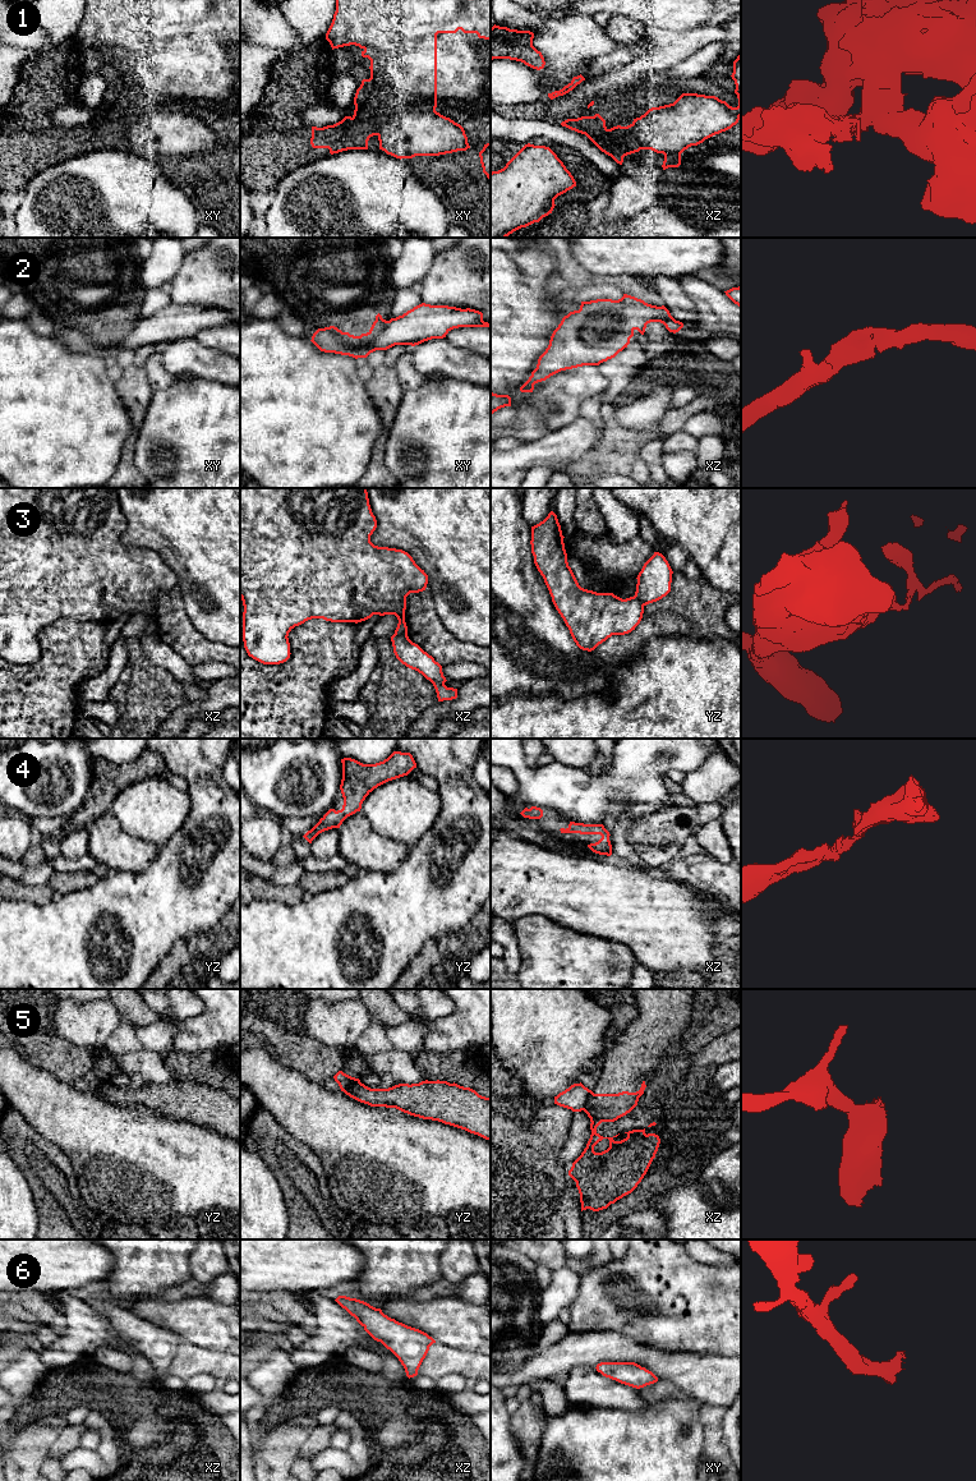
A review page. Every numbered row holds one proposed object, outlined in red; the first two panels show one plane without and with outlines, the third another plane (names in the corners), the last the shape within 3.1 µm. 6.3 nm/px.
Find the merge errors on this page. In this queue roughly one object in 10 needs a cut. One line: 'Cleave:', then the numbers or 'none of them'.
Cleave: 1, 3, 5

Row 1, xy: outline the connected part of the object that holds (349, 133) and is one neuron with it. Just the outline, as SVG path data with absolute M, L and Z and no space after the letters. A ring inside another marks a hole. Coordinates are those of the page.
M345 116L333 125L312 127L310 144L313 148L328 148L331 155L347 150L368 150L369 138L377 135L378 130L378 124Z

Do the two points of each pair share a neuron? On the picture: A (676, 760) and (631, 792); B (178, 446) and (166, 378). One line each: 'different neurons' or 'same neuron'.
A: same neuron
B: different neurons

